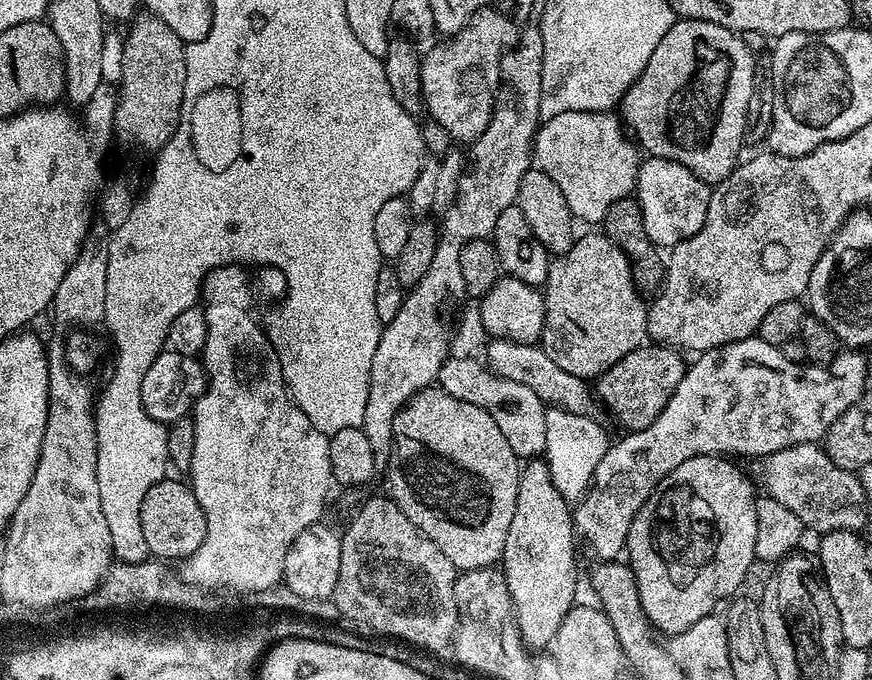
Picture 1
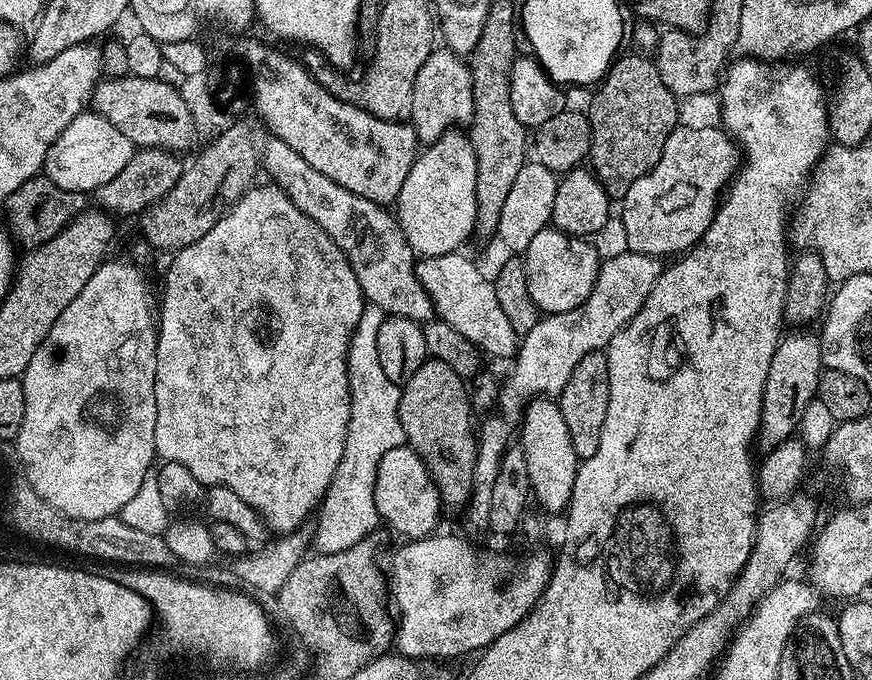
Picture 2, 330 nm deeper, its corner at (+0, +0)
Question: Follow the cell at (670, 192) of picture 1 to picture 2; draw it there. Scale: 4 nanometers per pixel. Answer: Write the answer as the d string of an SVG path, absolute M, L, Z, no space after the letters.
M677 126L666 138L665 148L657 164L644 177L638 178L622 199L624 209L620 212L620 220L624 223L627 251L667 258L666 256L675 257L694 248L702 234L706 234L722 199L722 193L729 187L737 171L738 145L723 127L694 130Z

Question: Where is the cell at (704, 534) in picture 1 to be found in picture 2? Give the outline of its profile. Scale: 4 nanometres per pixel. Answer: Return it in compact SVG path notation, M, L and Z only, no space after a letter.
M796 330L793 336L785 335L776 347L774 358L770 362L770 374L766 374L766 390L760 415L758 444L764 450L771 450L797 431L801 412L809 399L815 397L819 390L822 373L820 358L820 341L808 330Z

